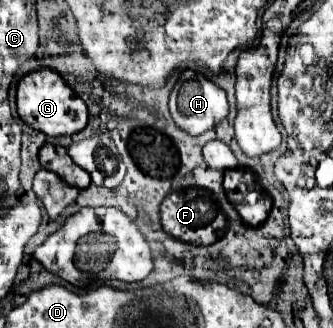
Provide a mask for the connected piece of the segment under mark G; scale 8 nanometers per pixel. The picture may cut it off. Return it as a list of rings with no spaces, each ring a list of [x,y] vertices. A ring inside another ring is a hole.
[[[43,68],[29,72],[21,78],[17,86],[17,112],[23,122],[47,136],[71,136],[87,126],[87,106],[85,102],[57,76],[57,72]],[[71,112],[77,112],[71,116]]]

